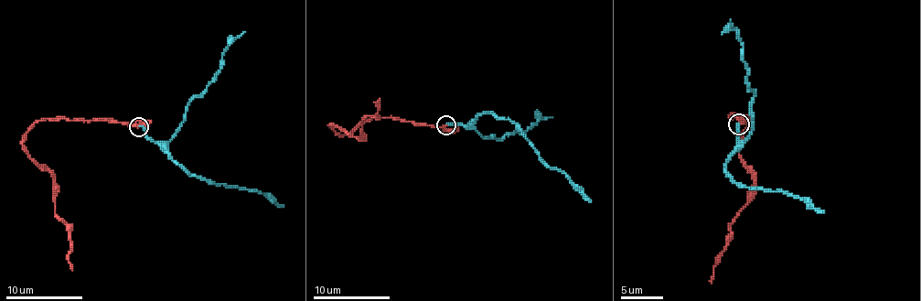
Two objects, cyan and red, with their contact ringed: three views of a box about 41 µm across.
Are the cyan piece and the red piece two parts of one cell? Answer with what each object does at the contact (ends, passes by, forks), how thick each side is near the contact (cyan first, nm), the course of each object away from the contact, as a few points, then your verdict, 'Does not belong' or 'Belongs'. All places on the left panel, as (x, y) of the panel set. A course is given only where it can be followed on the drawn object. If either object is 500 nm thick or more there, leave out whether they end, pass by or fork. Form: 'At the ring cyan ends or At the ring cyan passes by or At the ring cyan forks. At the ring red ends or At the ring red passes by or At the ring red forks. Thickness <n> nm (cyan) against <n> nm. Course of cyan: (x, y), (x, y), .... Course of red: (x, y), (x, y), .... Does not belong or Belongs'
At the ring cyan ends. At the ring red passes by. Thickness 180 nm (cyan) against 190 nm. Course of cyan: (139, 126), (187, 170), (208, 182), (257, 189), (283, 207). Course of red: (139, 126), (43, 118), (26, 134), (22, 149), (51, 174), (55, 214), (64, 224), (70, 241), (72, 270). Belongs

